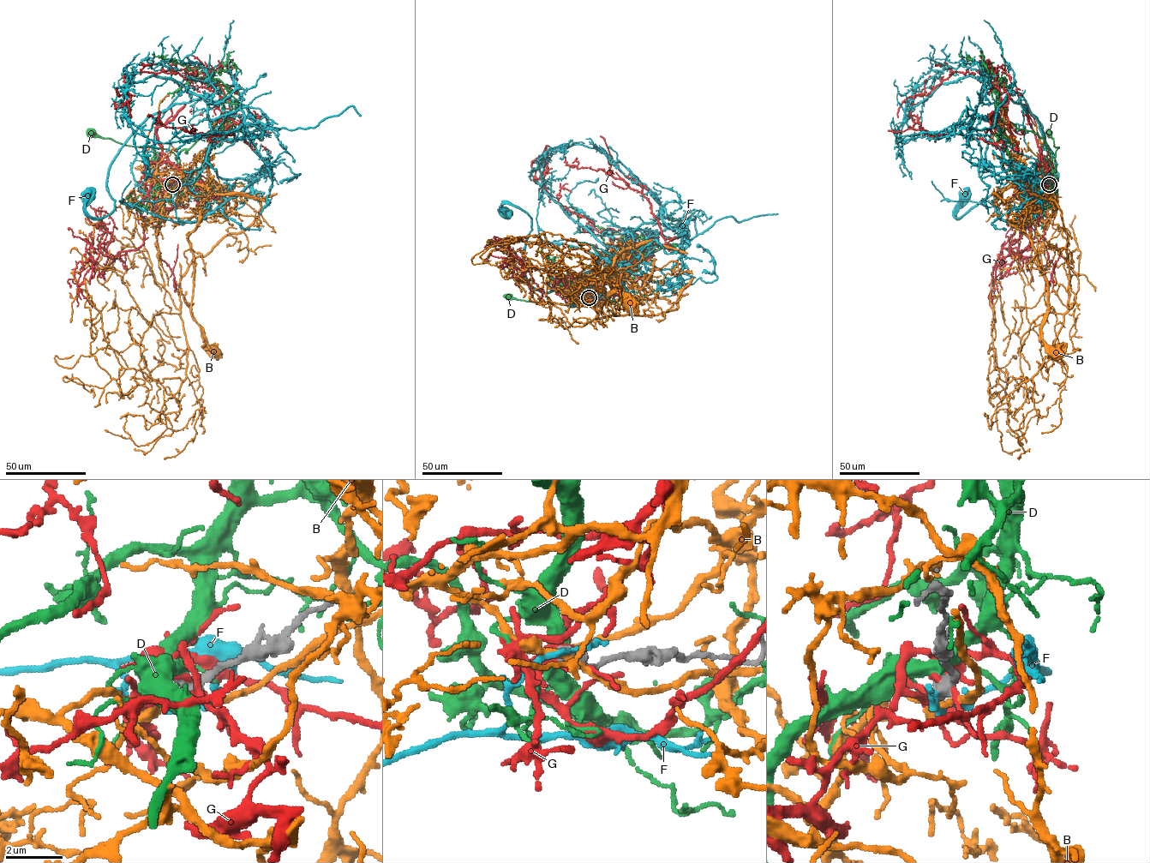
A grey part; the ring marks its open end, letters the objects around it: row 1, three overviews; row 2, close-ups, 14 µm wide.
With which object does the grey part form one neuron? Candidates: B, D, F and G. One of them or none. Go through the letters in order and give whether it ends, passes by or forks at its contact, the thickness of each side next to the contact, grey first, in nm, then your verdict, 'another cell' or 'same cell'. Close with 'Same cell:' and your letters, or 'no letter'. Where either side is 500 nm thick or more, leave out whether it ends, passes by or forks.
B: 550/190 nm | another cell
D: 550/480 nm | another cell
F: 550/220 nm | another cell
G: 550/150 nm | another cell
Same cell: no letter

